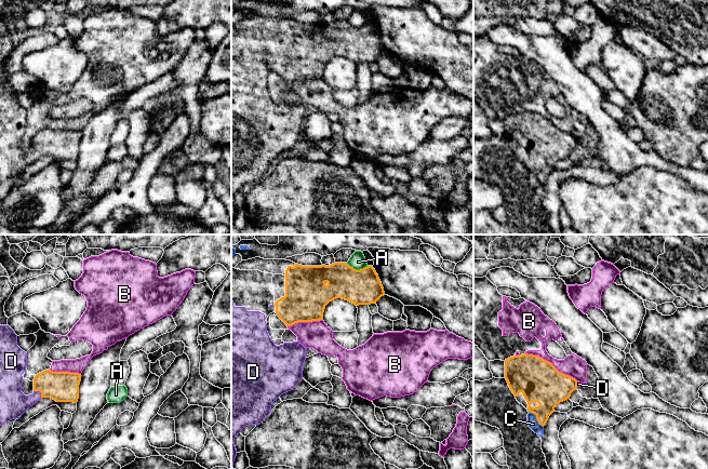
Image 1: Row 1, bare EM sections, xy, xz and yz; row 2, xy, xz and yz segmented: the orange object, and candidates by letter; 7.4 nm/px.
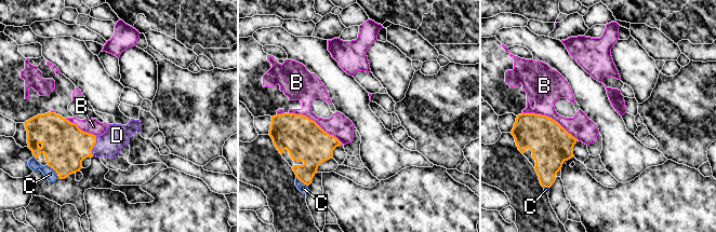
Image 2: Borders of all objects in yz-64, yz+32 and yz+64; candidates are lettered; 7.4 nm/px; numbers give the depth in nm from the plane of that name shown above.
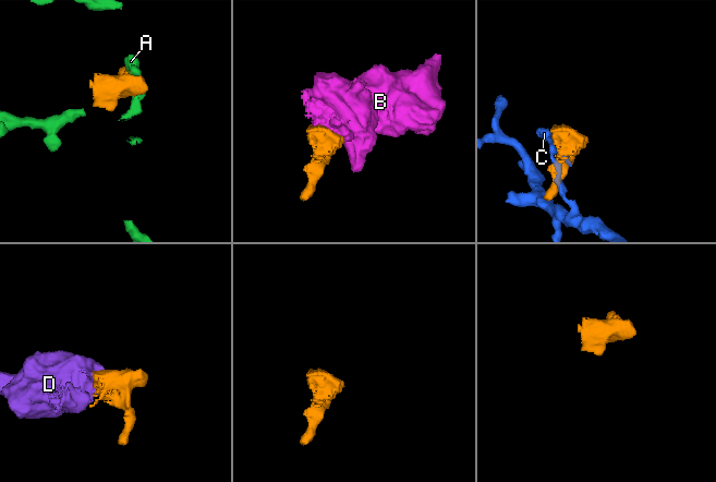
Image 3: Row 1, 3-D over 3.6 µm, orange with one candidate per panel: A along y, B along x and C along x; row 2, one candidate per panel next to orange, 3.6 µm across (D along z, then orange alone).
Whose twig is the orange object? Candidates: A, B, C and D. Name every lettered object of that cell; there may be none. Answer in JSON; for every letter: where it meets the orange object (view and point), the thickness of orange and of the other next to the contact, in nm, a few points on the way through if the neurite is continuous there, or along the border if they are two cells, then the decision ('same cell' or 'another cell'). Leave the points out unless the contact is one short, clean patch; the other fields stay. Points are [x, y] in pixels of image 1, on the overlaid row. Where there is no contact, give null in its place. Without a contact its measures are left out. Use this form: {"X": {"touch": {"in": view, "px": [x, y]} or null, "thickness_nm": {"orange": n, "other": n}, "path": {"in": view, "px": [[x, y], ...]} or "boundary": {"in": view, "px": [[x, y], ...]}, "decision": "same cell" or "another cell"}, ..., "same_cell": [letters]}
{"A": {"touch": {"in": "xz", "px": [357, 270]}, "thickness_nm": {"orange": 260, "other": 120}, "decision": "another cell"}, "B": {"touch": {"in": "yz", "px": [551, 363]}, "thickness_nm": {"orange": 320, "other": 160}, "decision": "another cell"}, "C": {"touch": {"in": "yz", "px": [536, 418]}, "thickness_nm": {"orange": 280, "other": 80}, "decision": "another cell"}, "D": {"touch": {"in": "xy", "px": [39, 390]}, "thickness_nm": {"orange": 220, "other": 200}, "decision": "same cell"}, "same_cell": ["D"]}

